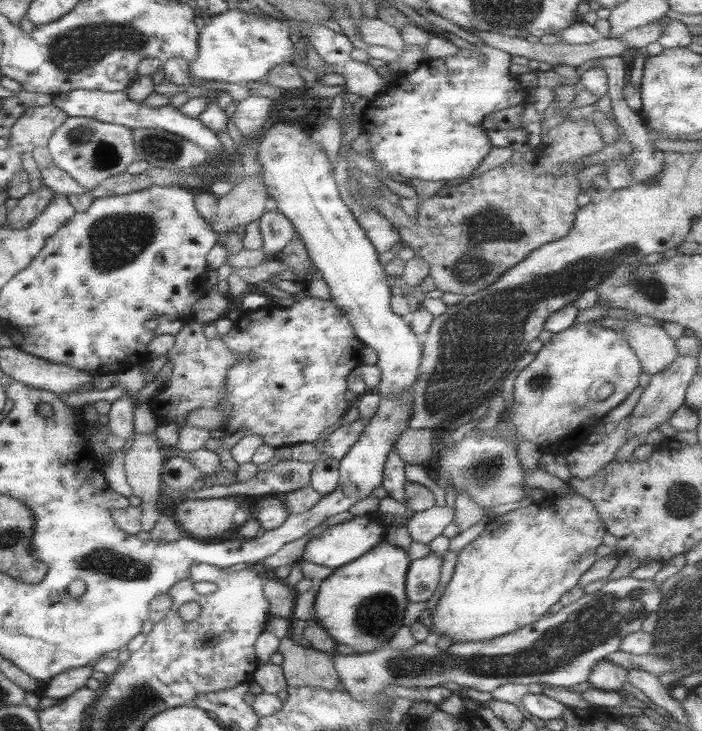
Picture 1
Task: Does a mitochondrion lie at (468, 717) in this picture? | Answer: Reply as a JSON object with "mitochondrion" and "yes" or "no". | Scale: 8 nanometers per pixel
{"mitochondrion":"no"}

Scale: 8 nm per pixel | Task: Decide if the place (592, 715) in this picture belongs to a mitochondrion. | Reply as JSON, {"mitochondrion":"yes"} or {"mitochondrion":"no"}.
{"mitochondrion":"no"}

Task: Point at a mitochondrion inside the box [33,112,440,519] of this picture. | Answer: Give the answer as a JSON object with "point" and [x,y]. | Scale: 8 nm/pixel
{"point":[116,240]}

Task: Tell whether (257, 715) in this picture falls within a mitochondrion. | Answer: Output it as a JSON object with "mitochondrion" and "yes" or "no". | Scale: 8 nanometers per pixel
{"mitochondrion":"no"}

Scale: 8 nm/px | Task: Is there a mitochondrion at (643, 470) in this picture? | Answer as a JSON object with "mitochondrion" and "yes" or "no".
{"mitochondrion":"no"}

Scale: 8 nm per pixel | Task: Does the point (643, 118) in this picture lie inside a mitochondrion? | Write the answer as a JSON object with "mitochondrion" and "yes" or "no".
{"mitochondrion":"no"}

